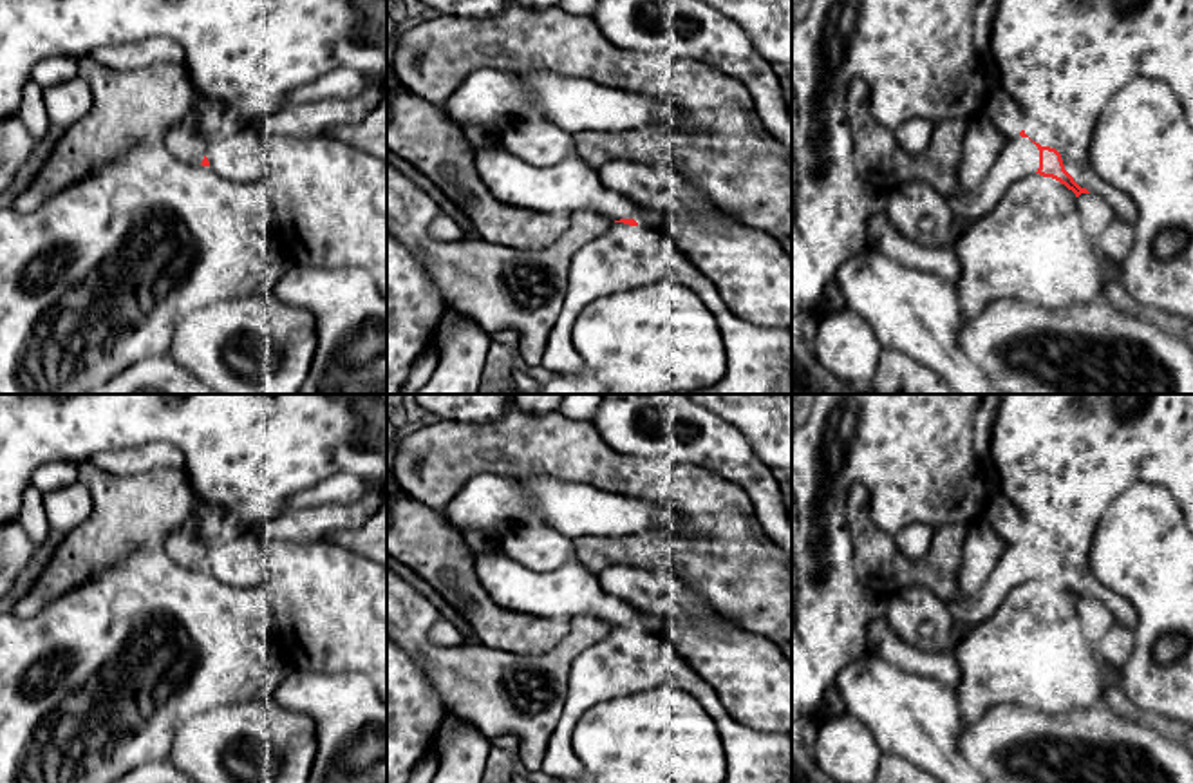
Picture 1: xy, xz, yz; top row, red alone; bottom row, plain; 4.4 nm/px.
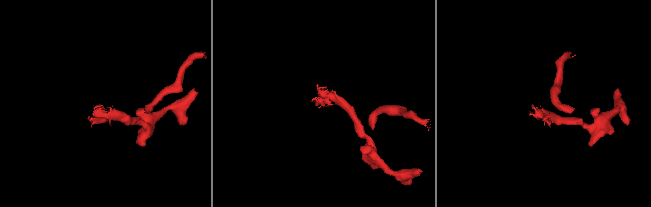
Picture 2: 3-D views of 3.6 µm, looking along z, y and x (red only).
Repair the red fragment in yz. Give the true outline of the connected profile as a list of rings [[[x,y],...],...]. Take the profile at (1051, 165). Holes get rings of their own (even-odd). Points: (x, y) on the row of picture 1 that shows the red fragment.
[[[1032,141],[1039,150],[1039,168],[1036,174],[1043,177],[1052,177],[1065,184],[1068,190],[1079,197],[1081,193],[1090,193],[1086,188],[1081,188],[1074,177],[1065,170],[1061,154],[1056,148],[1041,146],[1039,143]]]

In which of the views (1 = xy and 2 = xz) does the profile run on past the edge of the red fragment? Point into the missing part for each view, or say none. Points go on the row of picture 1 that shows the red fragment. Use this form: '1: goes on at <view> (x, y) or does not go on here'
1: does not go on here
2: does not go on here

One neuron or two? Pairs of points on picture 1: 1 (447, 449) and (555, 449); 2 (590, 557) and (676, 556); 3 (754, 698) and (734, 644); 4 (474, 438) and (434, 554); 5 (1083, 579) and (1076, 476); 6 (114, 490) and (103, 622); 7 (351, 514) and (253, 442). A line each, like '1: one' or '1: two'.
1: one
2: one
3: one
4: two
5: one
6: two
7: two

